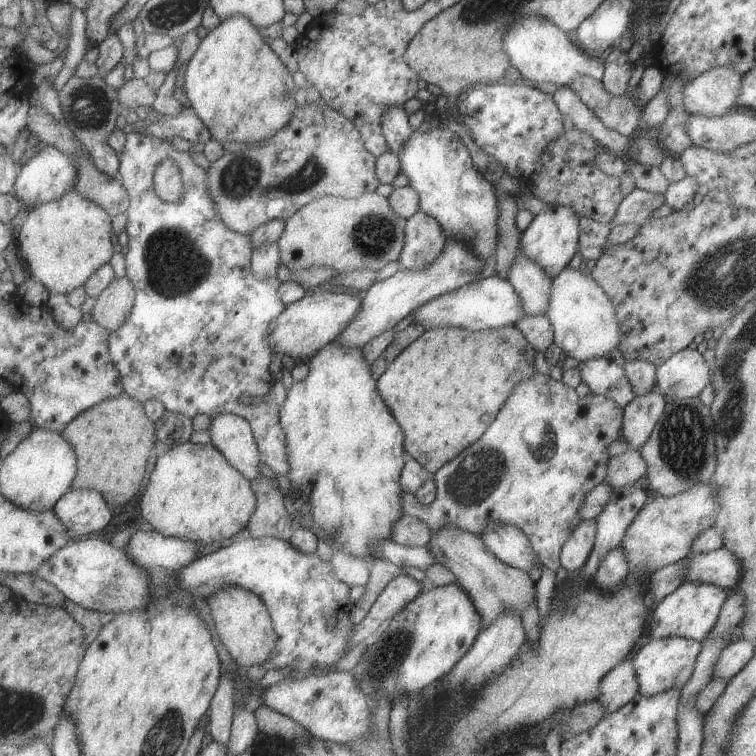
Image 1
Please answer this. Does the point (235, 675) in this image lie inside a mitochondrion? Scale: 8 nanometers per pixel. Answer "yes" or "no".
no

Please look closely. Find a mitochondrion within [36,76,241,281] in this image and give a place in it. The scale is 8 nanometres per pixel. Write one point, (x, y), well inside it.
(88, 106)

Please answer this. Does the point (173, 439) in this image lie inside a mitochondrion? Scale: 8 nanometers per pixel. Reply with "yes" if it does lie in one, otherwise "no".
no

